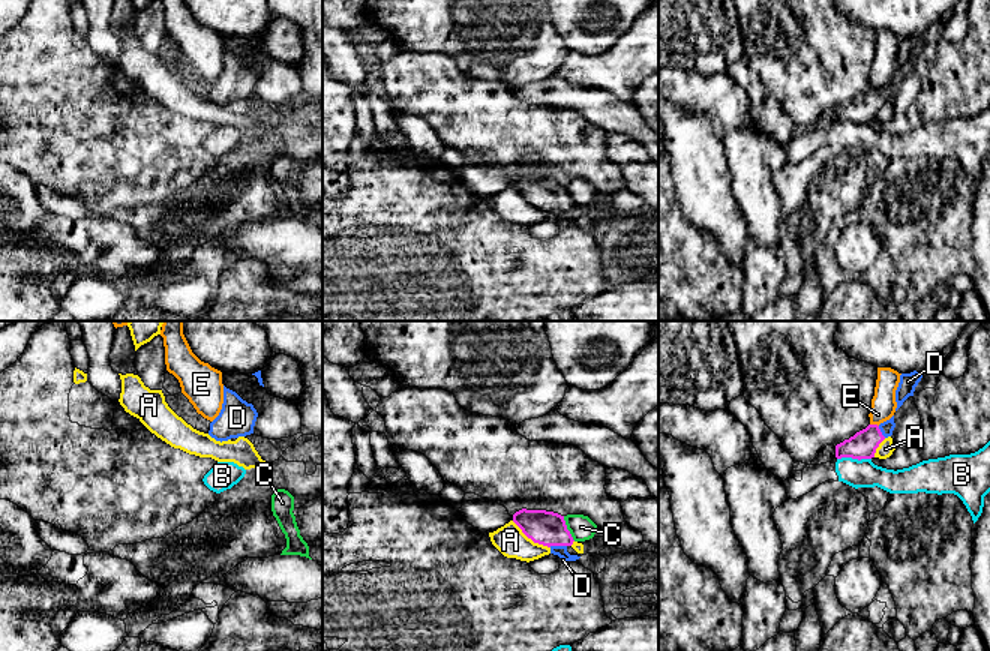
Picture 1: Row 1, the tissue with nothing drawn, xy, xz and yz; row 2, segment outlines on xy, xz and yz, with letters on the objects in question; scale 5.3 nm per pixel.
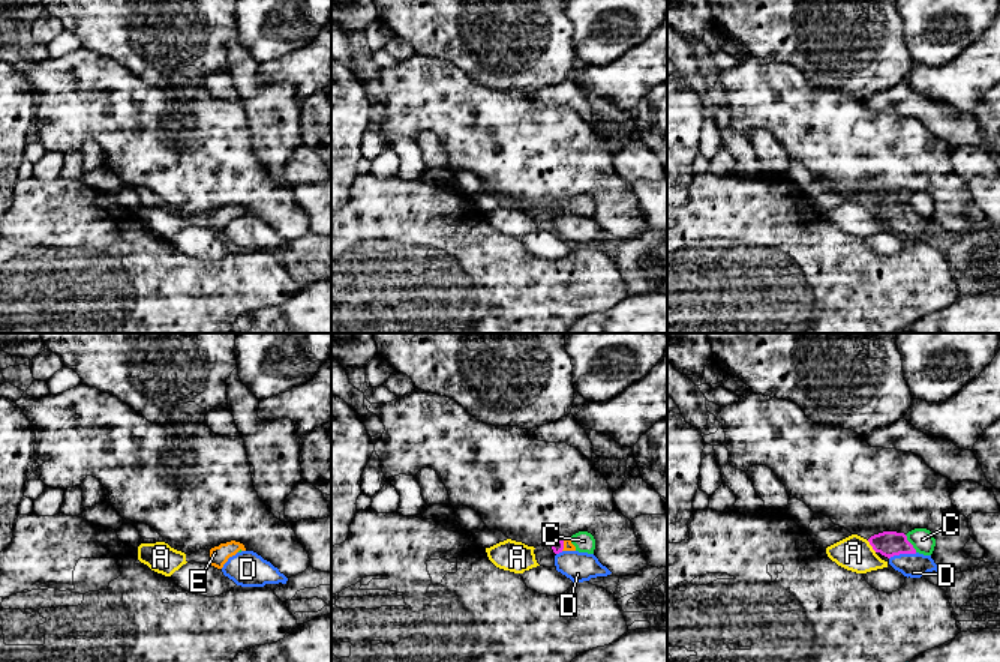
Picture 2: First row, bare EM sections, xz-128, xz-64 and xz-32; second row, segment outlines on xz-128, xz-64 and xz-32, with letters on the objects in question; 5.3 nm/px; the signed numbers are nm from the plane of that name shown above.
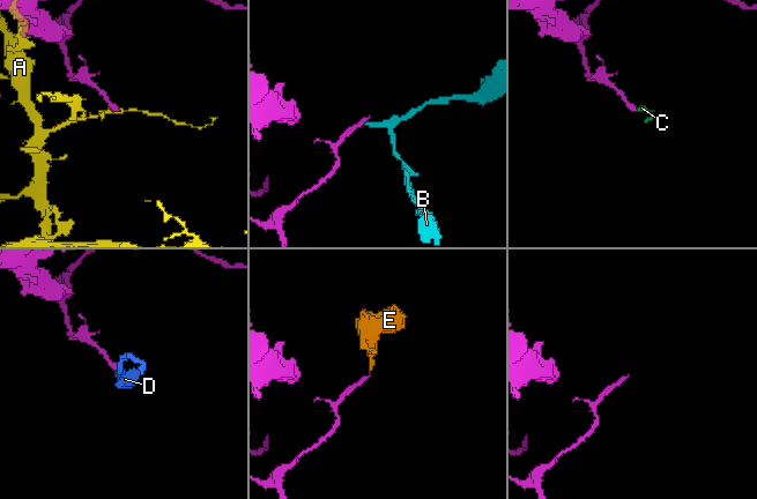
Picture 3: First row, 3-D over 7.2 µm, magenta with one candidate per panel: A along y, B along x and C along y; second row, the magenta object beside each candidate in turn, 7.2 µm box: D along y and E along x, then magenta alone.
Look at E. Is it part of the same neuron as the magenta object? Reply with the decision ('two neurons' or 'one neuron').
two neurons

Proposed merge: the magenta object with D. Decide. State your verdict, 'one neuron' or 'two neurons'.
one neuron

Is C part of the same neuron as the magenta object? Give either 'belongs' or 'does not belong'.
does not belong

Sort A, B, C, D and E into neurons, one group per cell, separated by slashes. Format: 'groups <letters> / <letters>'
groups A / B / C E / D

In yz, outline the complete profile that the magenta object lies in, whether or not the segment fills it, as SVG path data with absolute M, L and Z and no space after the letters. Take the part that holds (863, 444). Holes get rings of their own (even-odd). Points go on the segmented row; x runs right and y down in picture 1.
M894 416L878 424L868 424L866 429L856 432L849 440L836 446L836 458L852 458L852 459L872 459L874 458L879 444L892 435L896 428Z

